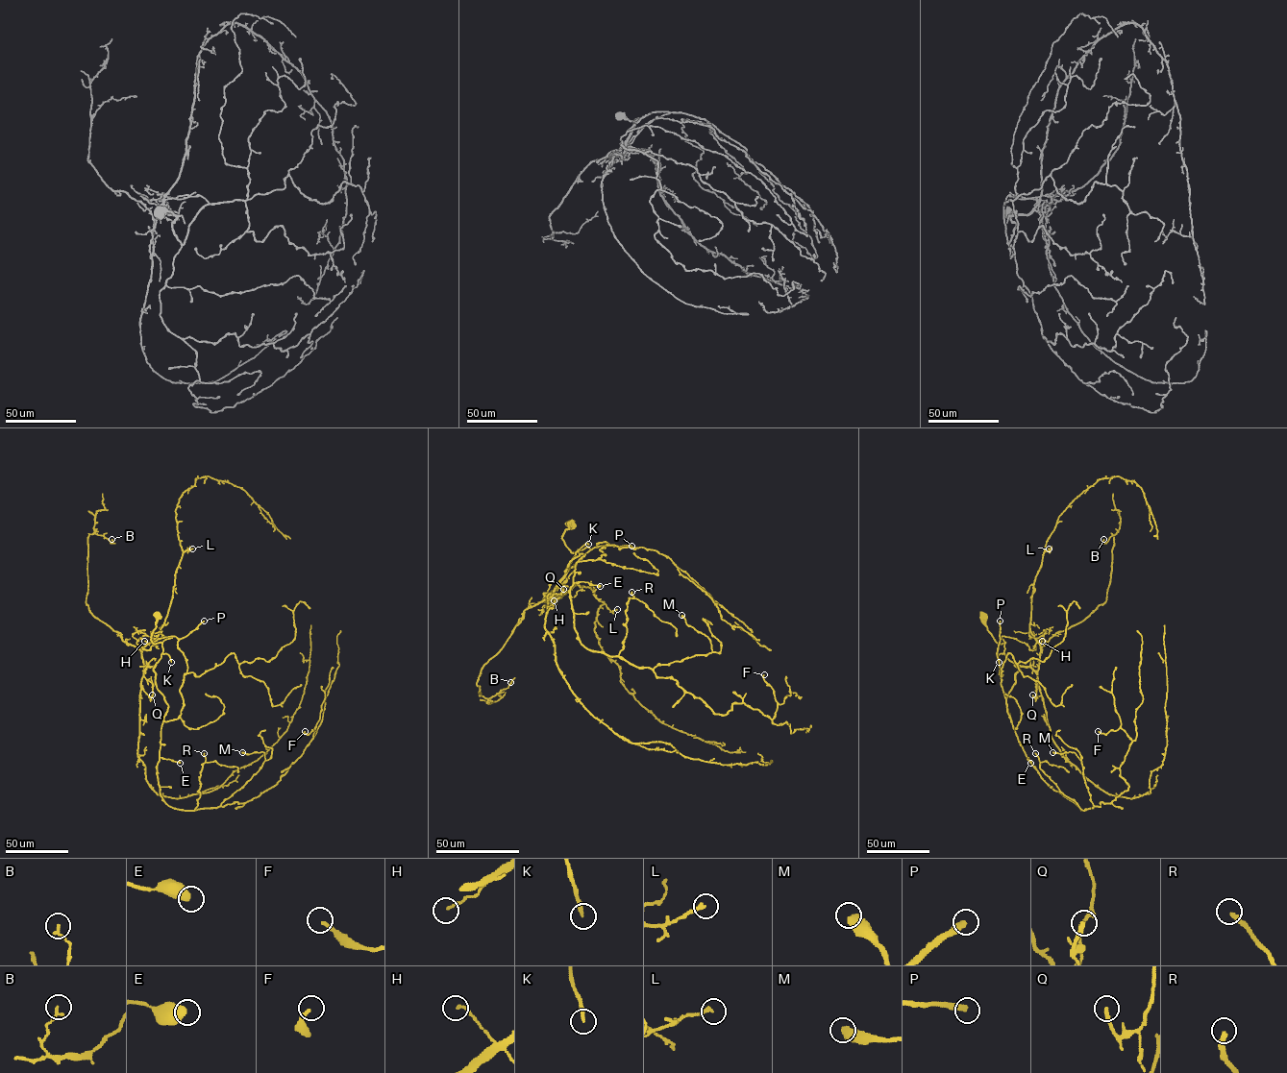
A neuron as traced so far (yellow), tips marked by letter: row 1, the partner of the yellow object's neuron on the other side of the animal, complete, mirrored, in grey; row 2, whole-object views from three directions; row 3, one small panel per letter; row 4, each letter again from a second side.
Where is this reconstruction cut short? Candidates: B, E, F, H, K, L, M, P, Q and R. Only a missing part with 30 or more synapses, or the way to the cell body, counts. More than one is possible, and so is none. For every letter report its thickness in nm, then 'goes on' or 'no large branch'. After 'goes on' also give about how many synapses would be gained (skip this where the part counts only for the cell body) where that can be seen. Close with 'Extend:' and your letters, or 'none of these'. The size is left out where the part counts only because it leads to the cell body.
B: calibre 150 nm; no large branch
E: calibre 550 nm; no large branch
F: calibre 200 nm; no large branch
H: calibre 140 nm; no large branch
K: calibre 240 nm; no large branch
L: calibre 200 nm; no large branch
M: calibre 550 nm; no large branch
P: calibre 340 nm; goes on; 90 synapses
Q: calibre 200 nm; no large branch
R: calibre 260 nm; goes on; 35 synapses
Extend: P, R

